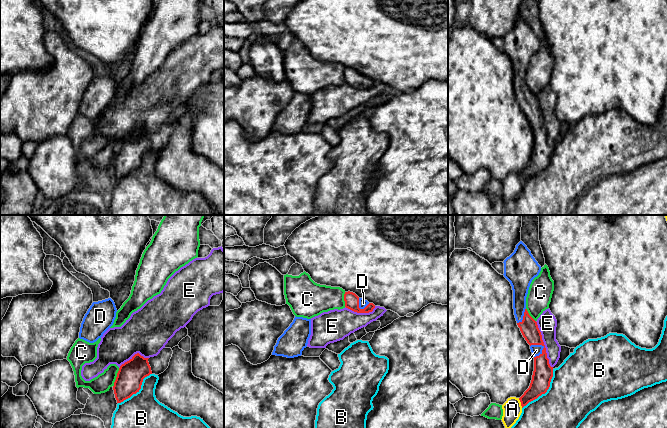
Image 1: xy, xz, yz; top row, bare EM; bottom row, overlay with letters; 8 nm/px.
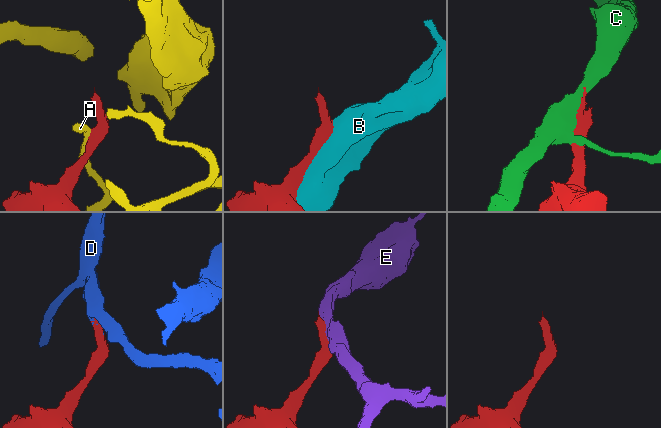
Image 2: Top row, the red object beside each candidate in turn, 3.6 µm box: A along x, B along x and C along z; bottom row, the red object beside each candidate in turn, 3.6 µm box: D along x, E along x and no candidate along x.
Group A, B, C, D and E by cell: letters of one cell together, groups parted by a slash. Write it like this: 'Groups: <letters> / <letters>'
Groups: A / B / C / D / E

